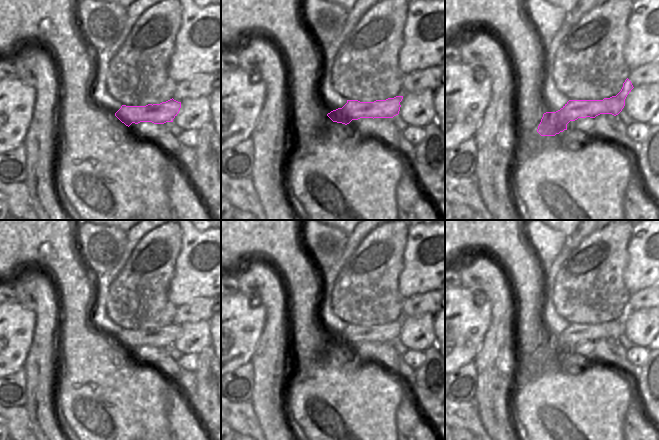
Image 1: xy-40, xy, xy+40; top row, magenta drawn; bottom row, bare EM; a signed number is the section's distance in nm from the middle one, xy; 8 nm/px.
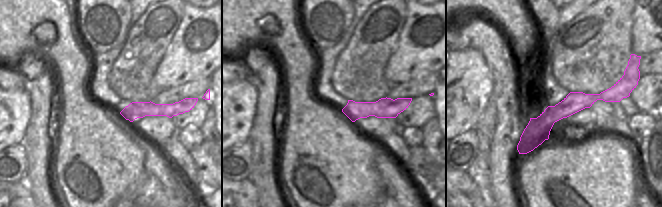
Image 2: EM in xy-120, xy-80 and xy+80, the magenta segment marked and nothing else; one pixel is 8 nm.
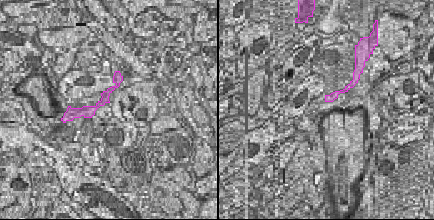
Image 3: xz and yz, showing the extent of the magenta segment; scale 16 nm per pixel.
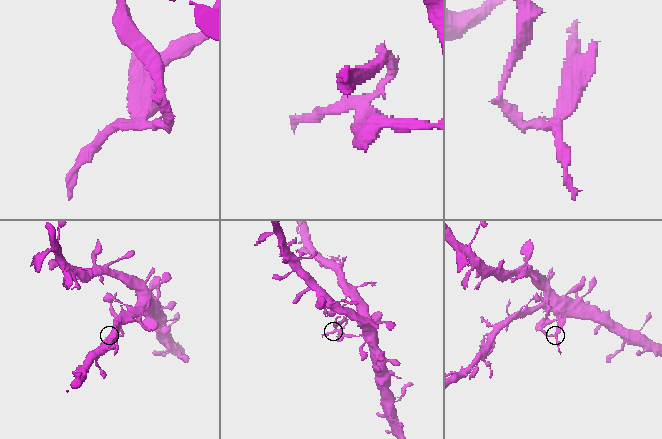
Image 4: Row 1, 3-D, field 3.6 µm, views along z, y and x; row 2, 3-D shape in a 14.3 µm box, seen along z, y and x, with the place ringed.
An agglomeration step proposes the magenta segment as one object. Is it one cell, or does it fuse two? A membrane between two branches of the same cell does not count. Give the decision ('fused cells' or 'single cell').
fused cells

